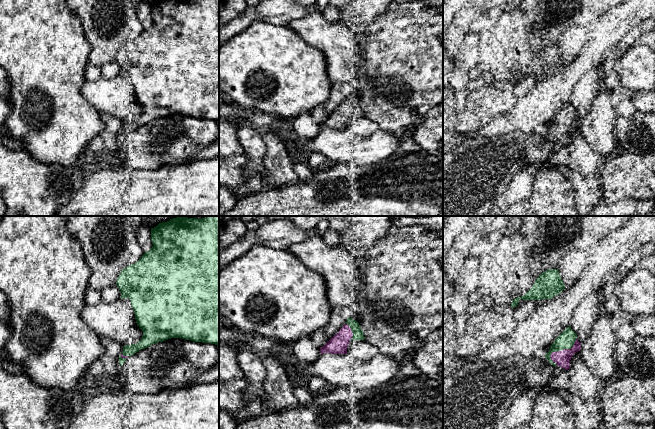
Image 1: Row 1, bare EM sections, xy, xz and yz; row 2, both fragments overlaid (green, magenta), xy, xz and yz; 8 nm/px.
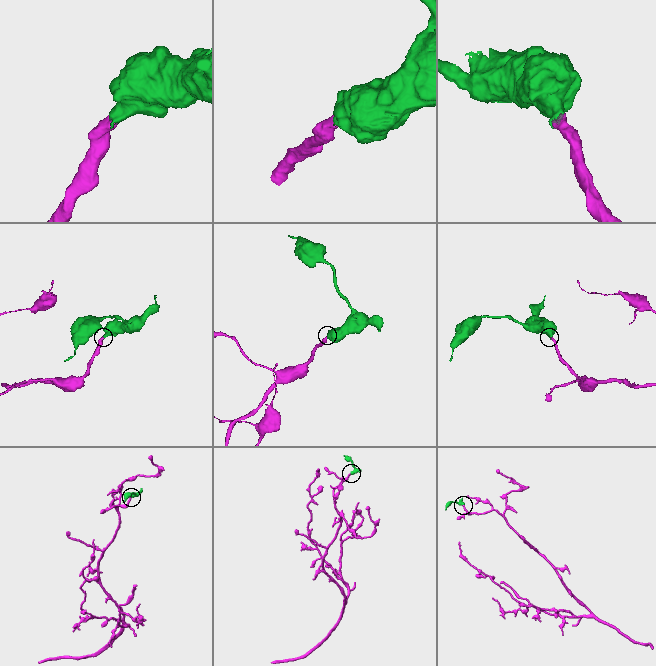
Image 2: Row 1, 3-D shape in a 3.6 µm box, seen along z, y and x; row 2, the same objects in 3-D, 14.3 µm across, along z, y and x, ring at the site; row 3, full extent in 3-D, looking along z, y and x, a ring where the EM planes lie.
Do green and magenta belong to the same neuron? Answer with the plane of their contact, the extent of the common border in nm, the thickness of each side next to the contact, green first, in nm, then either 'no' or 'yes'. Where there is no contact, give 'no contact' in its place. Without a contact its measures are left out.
meets green in yz; contact 280 nm long; 140 nm thick on the green side, 130 nm on the other; yes

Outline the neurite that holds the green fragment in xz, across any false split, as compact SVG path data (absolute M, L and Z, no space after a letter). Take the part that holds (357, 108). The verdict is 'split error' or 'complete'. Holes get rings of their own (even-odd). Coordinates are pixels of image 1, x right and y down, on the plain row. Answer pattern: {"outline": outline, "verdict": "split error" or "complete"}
{"outline": "M348 93L346 100L323 123L320 129L347 130L347 123L352 116L365 116L357 97Z", "verdict": "split error"}

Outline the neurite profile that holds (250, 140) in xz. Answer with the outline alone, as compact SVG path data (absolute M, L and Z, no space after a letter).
M238 125L238 140L243 149L243 154L247 155L249 161L245 168L244 177L260 175L267 183L267 170L263 165L262 159L266 152L266 146L262 139L262 134L251 127Z

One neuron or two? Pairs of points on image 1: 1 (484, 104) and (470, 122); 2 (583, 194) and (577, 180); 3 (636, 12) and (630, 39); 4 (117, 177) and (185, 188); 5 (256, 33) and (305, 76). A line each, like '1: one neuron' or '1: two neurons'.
1: one neuron
2: one neuron
3: two neurons
4: one neuron
5: one neuron

